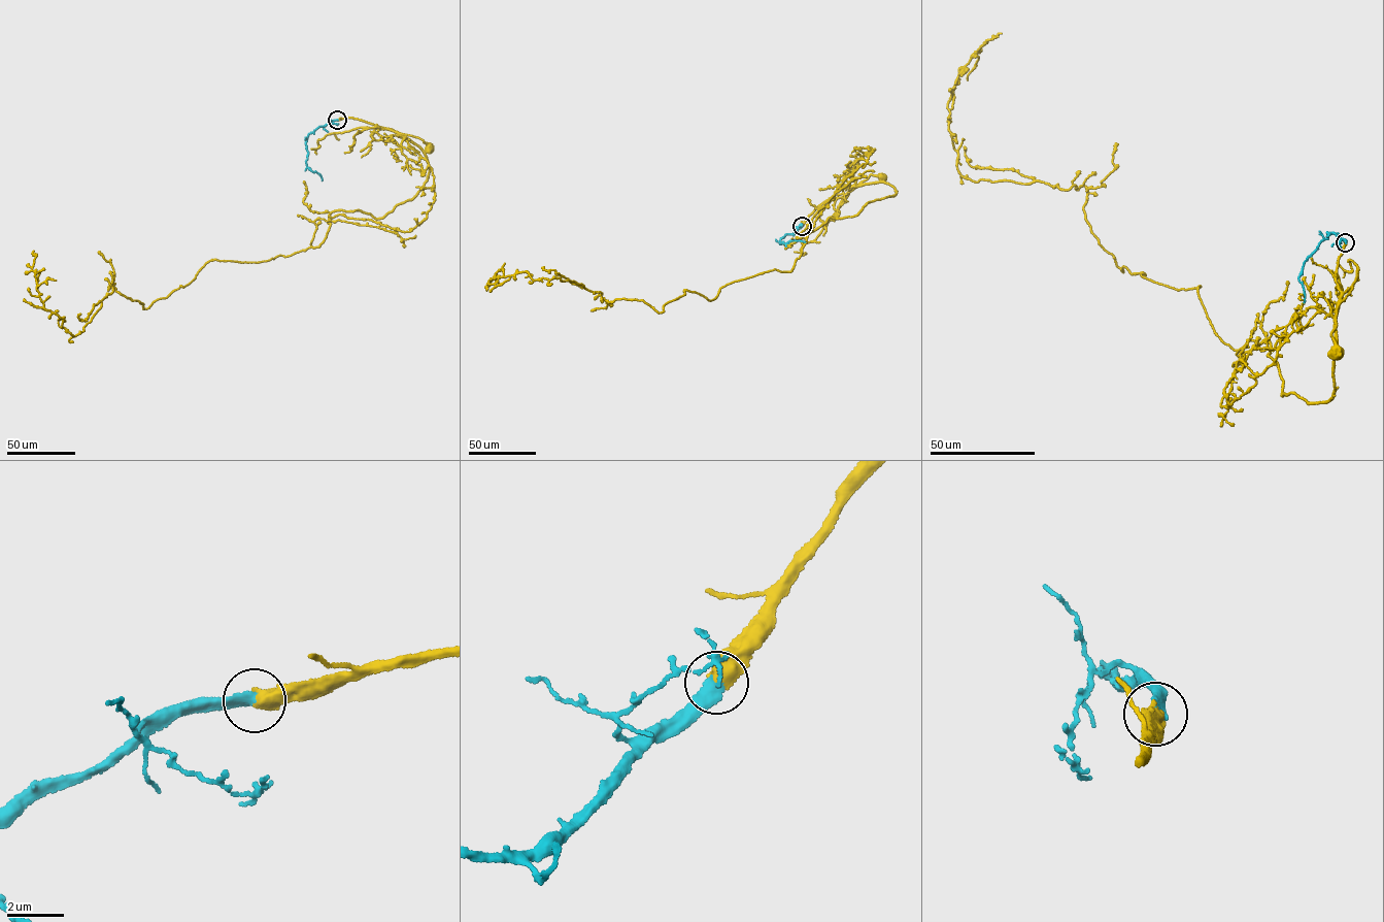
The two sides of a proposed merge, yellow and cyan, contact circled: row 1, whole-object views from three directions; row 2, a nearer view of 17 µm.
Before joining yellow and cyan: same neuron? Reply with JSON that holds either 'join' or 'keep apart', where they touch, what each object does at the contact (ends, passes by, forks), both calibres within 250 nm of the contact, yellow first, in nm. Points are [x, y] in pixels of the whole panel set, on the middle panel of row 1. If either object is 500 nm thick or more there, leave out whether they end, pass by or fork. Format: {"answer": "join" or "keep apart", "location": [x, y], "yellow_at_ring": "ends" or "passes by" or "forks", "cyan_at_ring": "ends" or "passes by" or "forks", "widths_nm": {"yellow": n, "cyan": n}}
{"answer": "join", "location": [802, 226], "widths_nm": {"yellow": 650, "cyan": 440}}

